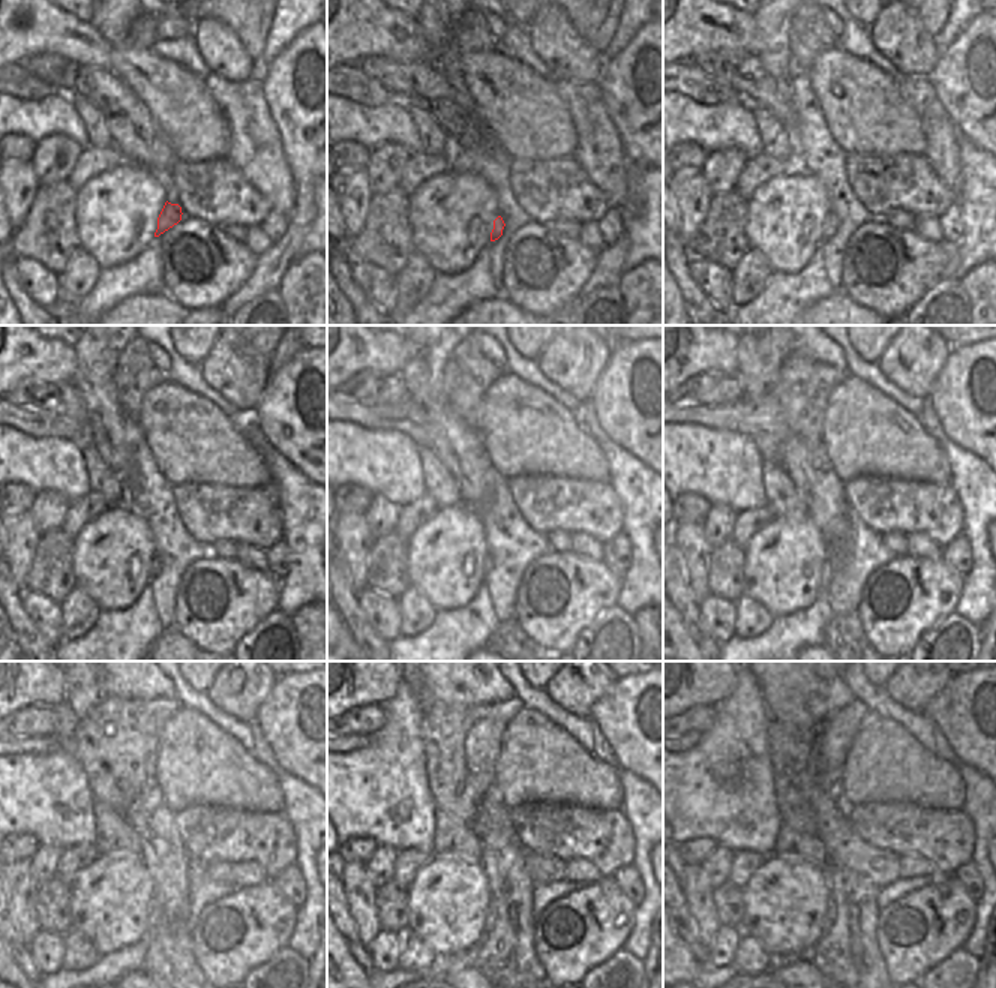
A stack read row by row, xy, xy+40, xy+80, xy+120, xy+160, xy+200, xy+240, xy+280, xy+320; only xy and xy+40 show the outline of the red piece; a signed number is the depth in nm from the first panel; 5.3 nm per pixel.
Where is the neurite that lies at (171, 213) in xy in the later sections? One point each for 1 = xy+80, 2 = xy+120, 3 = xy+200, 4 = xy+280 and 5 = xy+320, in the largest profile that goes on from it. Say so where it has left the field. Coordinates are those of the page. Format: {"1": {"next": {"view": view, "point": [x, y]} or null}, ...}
{"1": {"next": {"view": "xy+80", "point": [831, 224]}}, "2": {"next": {"view": "xy+120", "point": [155, 562]}}, "3": {"next": {"view": "xy+200", "point": [827, 571]}}, "4": {"next": {"view": "xy+280", "point": [491, 919]}}, "5": {"next": {"view": "xy+320", "point": [830, 916]}}}

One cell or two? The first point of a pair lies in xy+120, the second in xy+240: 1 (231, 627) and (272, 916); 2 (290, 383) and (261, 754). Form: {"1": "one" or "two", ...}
{"1": "one", "2": "two"}

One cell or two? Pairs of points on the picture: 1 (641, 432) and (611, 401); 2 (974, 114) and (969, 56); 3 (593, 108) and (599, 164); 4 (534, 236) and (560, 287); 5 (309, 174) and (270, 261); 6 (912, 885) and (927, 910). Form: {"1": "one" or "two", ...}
{"1": "one", "2": "one", "3": "one", "4": "one", "5": "one", "6": "two"}

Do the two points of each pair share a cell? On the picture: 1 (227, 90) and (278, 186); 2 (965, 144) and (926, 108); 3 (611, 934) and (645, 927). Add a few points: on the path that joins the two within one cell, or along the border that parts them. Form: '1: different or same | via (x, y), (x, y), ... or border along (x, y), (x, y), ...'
1: same | via (245, 114), (245, 128), (263, 162)
2: different | border along (957, 135), (959, 174)
3: different | border along (638, 906), (635, 910), (635, 927), (621, 946)

